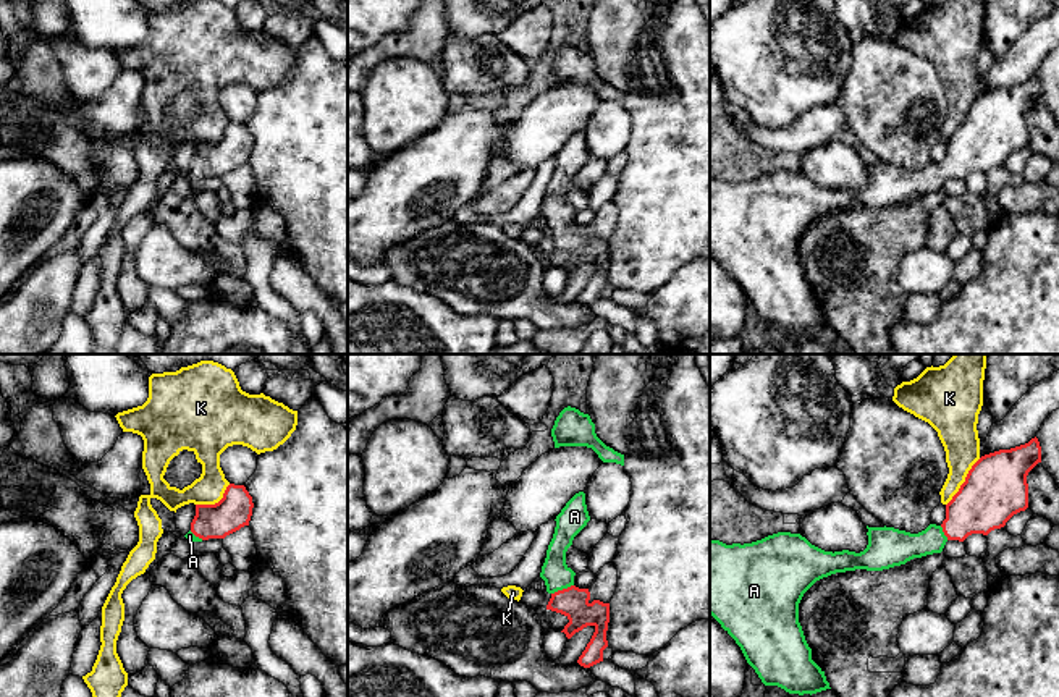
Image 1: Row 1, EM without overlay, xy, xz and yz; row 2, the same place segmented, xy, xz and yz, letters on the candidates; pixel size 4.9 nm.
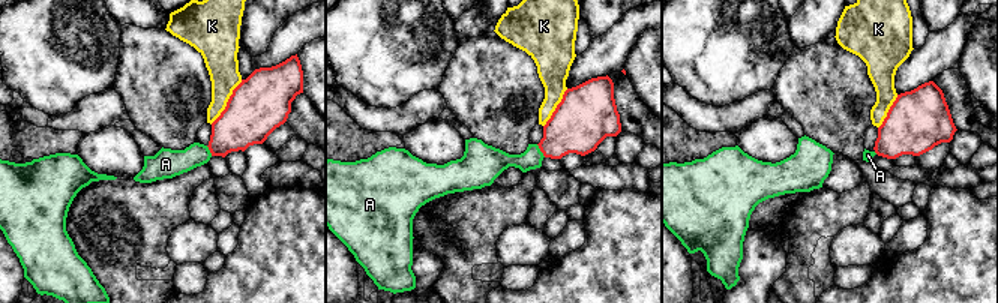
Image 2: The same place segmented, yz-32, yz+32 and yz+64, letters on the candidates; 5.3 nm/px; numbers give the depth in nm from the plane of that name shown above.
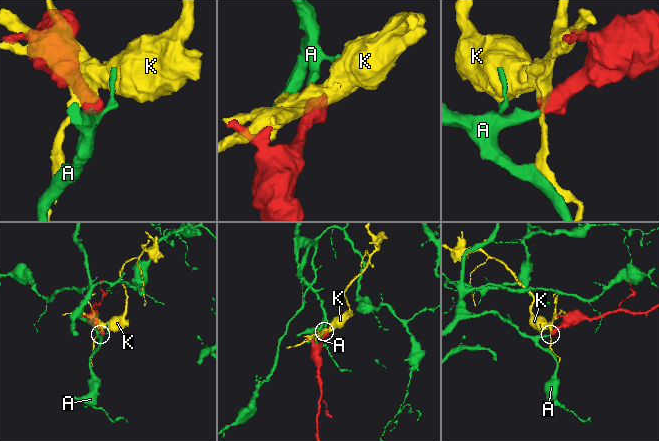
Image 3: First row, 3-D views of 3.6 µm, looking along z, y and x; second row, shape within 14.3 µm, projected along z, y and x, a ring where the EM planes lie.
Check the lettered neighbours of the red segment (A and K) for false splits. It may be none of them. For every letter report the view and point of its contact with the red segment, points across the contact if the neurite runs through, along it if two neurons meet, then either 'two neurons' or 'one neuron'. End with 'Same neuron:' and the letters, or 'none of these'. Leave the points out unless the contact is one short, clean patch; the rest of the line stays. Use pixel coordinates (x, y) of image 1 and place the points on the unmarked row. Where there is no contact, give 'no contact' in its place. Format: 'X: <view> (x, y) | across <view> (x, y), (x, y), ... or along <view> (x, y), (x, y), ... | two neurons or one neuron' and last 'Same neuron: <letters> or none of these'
A: xz (563, 227) | across xz (573, 240), (563, 227), (555, 211) | one neuron
K: yz (964, 120) | two neurons
Same neuron: A

